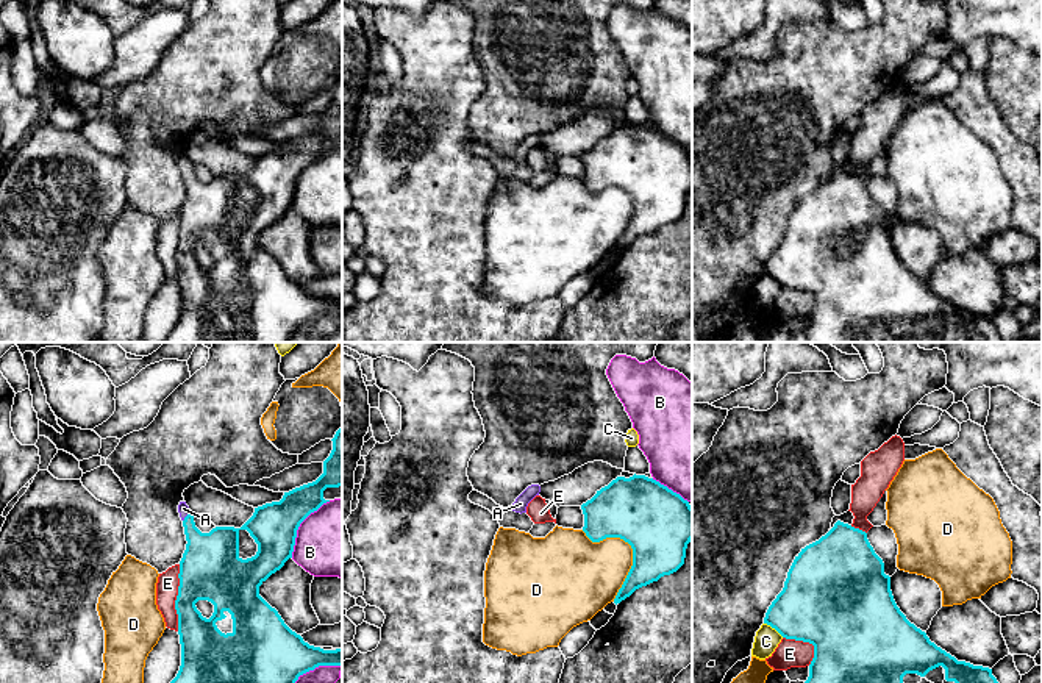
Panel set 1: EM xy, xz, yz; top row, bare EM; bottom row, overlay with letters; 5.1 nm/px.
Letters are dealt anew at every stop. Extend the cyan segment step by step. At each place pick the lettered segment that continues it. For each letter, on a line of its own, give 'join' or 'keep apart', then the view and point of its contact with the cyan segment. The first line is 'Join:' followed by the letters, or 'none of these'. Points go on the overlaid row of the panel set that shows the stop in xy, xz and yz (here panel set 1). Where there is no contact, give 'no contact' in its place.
Join: A
A: join; meets cyan in xy at (186, 516)
B: keep apart; meets cyan in xy at (299, 525)
C: keep apart; meets cyan in yz at (774, 627)
D: keep apart; meets cyan in xz at (631, 547)
E: keep apart; meets cyan in xy at (177, 597)

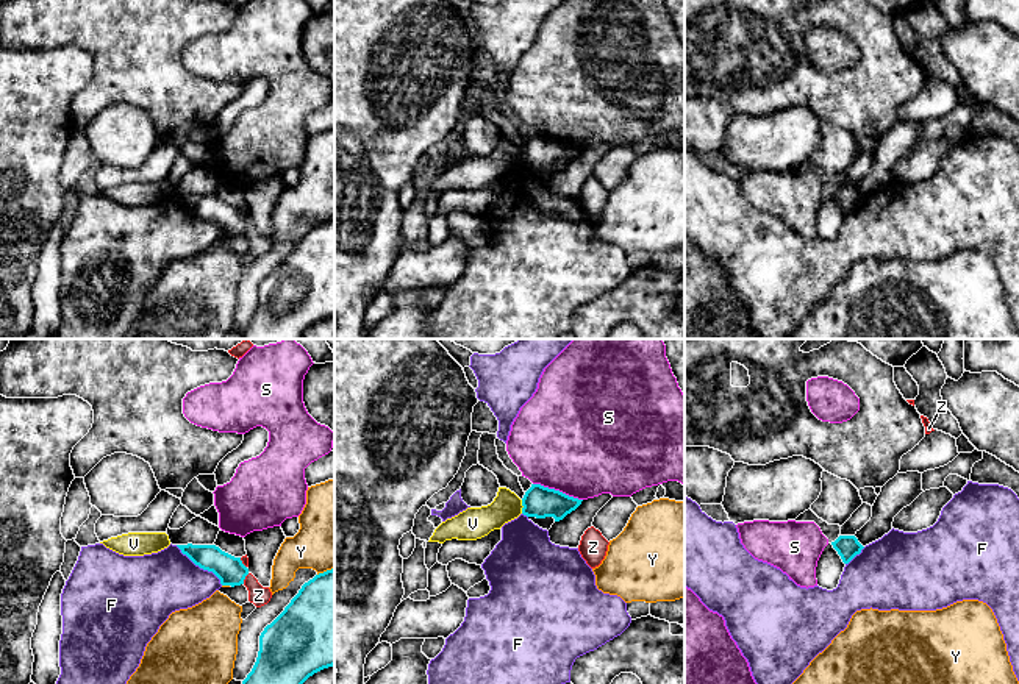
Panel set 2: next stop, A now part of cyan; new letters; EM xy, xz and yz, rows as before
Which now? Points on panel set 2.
Join: none of these
F: keep apart; meets cyan in xy at (200, 567)
S: keep apart; meets cyan in xz at (558, 491)
V: keep apart; meets cyan in xz at (522, 505)
Y: keep apart; meets cyan in xy at (327, 570)
Z: keep apart; meets cyan in xy at (244, 578)

